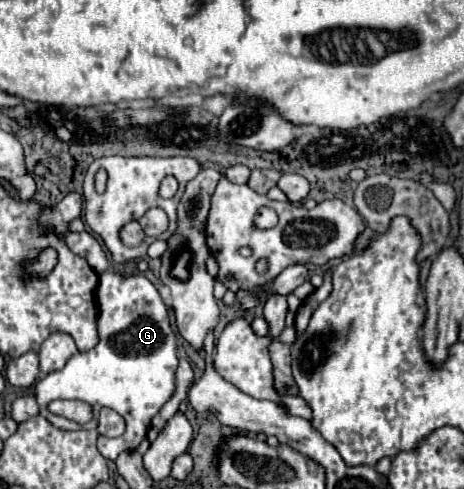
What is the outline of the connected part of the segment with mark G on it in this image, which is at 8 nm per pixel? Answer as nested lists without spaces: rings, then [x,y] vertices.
[[[105,271],[99,275],[97,287],[99,303],[99,343],[87,353],[73,355],[61,371],[45,375],[37,387],[35,397],[41,407],[41,415],[59,429],[81,429],[75,421],[57,417],[49,413],[47,405],[53,399],[81,399],[93,407],[97,413],[99,407],[115,409],[125,421],[127,429],[121,437],[105,439],[97,437],[97,449],[107,459],[117,459],[121,451],[137,449],[139,443],[147,437],[151,419],[175,393],[175,369],[177,359],[177,337],[169,323],[169,309],[163,303],[155,285],[143,273],[119,275]]]

